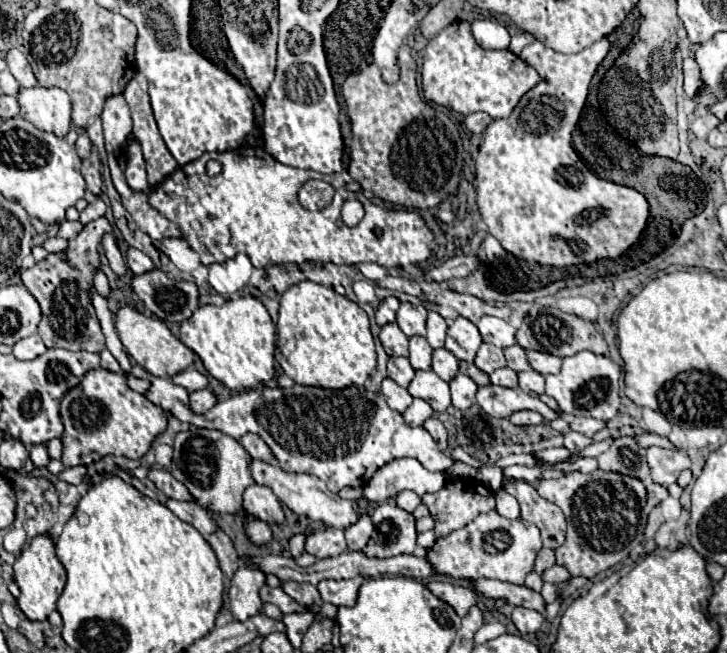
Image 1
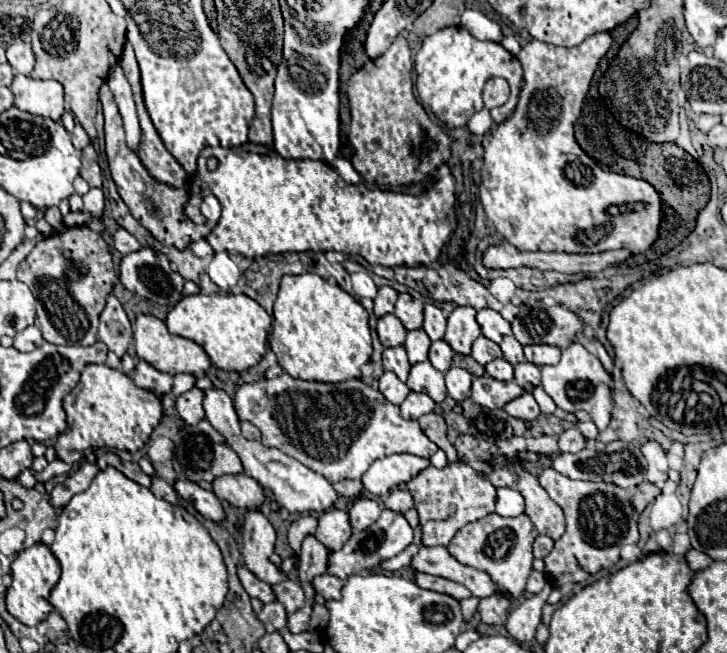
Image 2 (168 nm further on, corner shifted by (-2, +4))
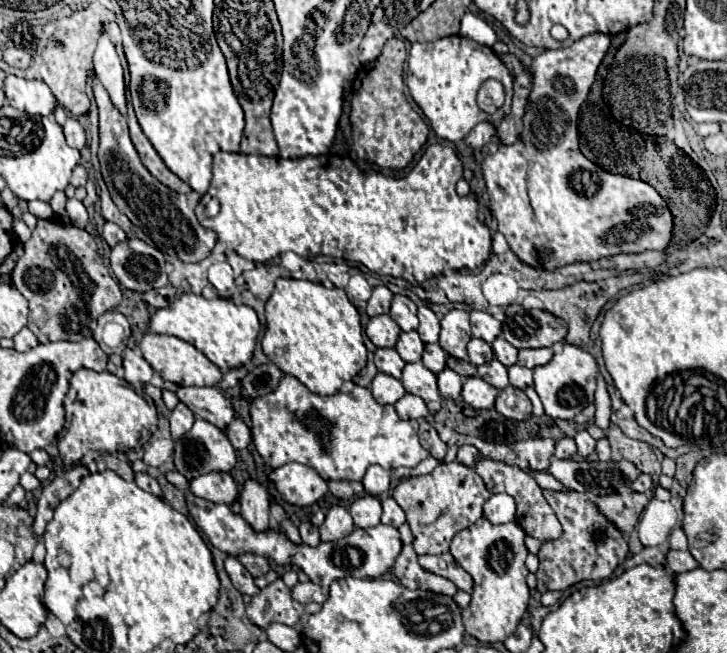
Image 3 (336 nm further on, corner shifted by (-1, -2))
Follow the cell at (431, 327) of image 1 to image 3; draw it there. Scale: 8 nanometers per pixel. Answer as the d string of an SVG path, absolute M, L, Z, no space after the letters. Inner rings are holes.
M426 305L418 307L418 335L424 343L438 343L438 335L440 335L440 319L434 315L434 311Z

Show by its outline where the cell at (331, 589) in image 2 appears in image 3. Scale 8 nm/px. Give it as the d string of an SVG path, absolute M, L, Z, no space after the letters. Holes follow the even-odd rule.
M308 581L308 583L296 583L290 589L290 595L292 595L292 599L296 599L302 605L308 605L312 601L322 604L324 603L324 599L326 599L326 595L322 593L322 589L312 583L312 581Z

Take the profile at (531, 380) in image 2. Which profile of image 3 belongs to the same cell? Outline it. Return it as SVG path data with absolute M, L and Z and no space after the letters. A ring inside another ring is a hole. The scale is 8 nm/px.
M512 365L508 367L508 377L510 377L510 383L518 389L526 389L532 385L532 371L528 367Z

